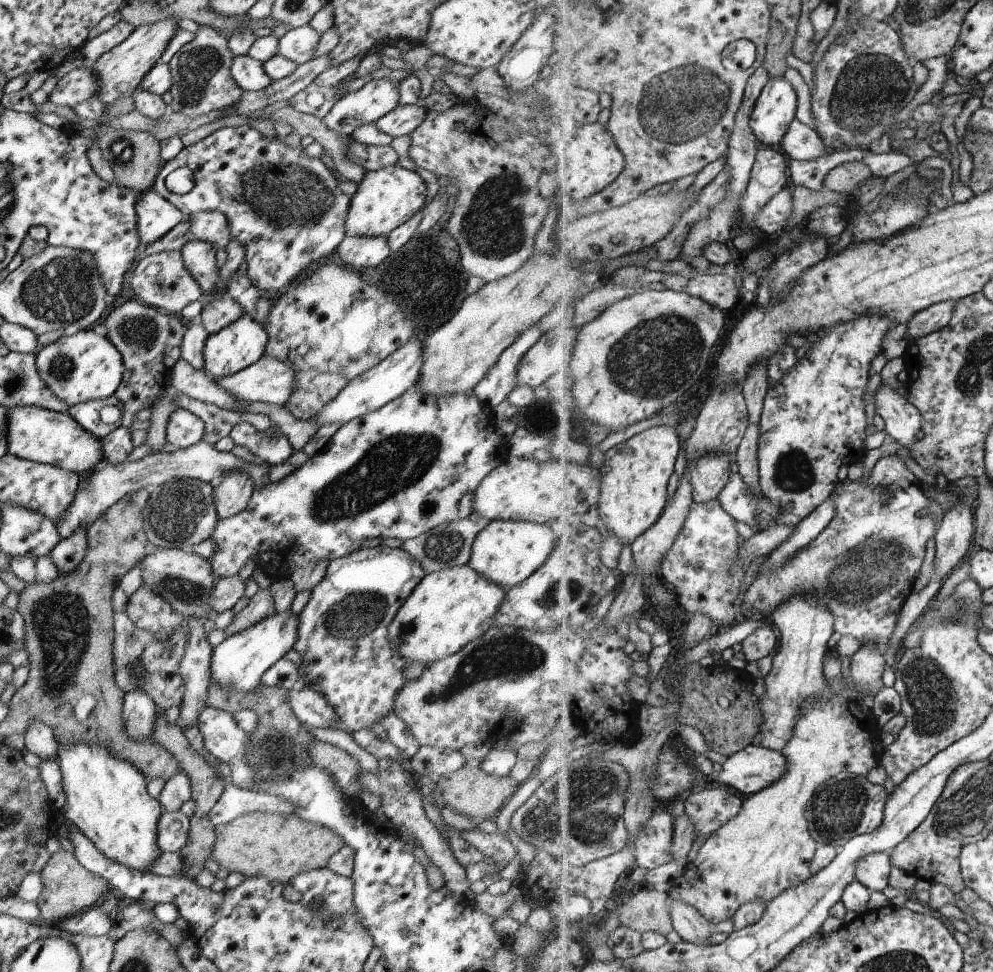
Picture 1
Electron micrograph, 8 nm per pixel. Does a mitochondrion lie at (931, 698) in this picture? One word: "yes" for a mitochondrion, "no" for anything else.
yes

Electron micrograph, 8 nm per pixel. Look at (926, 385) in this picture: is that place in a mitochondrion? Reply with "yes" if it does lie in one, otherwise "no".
no

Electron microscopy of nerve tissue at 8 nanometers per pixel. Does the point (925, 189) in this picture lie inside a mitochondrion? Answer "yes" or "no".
yes

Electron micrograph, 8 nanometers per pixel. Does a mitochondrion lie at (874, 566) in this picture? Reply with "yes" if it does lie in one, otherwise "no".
yes

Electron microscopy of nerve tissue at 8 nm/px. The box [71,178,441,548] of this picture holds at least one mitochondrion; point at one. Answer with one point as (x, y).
(179, 507)

